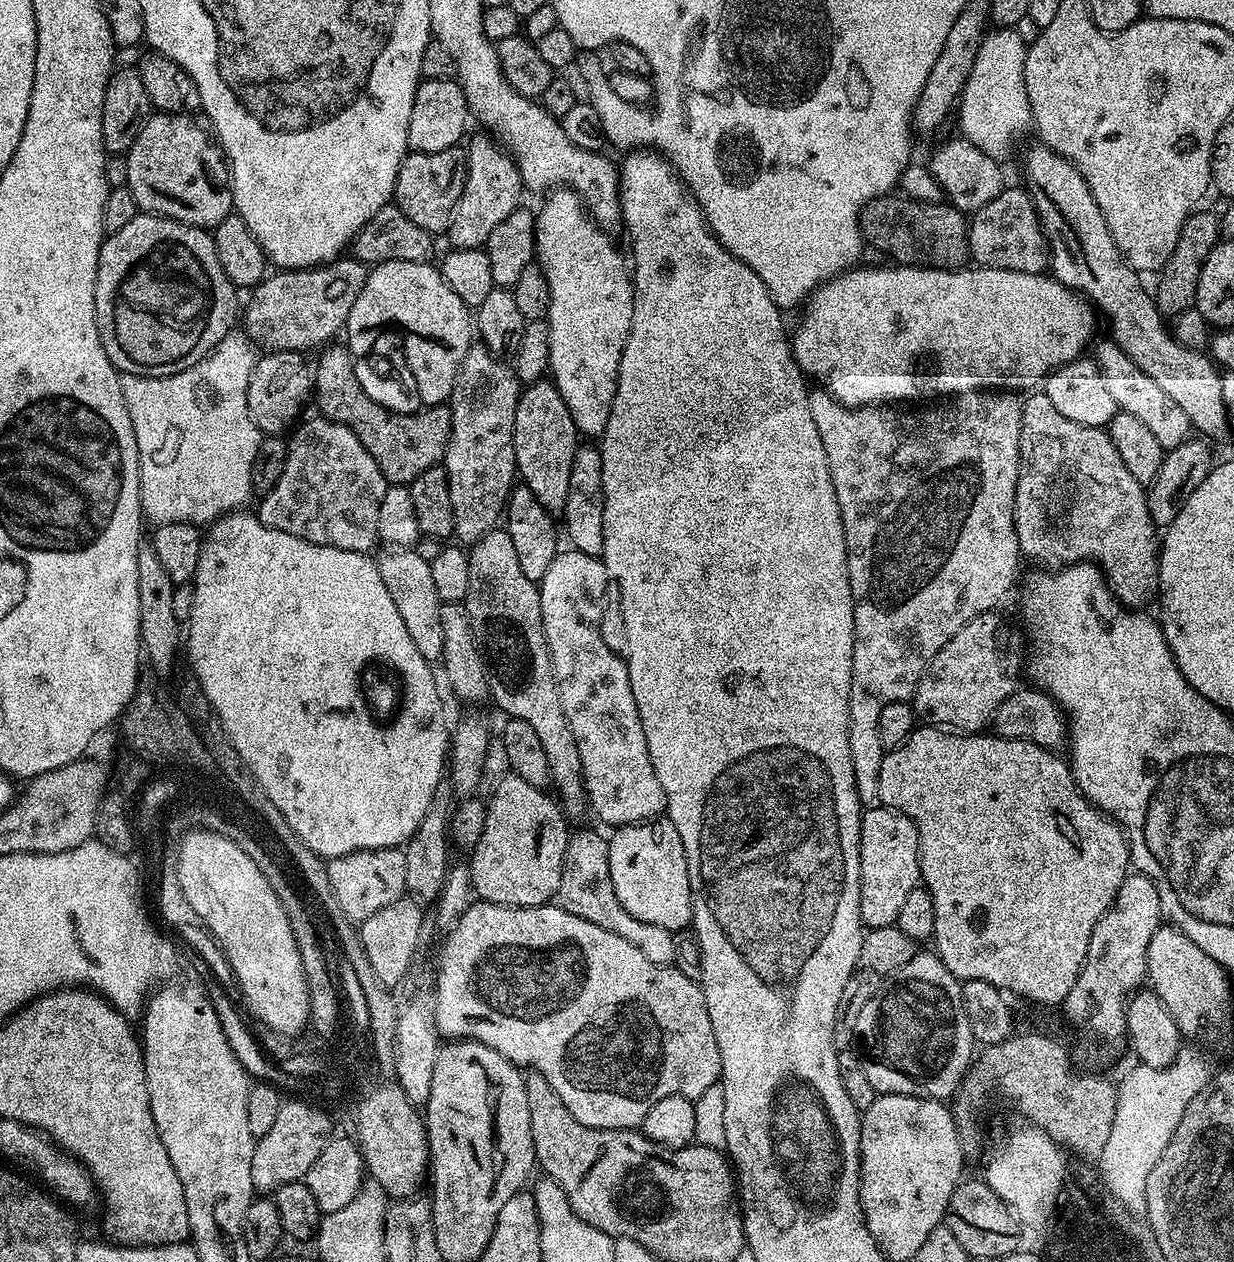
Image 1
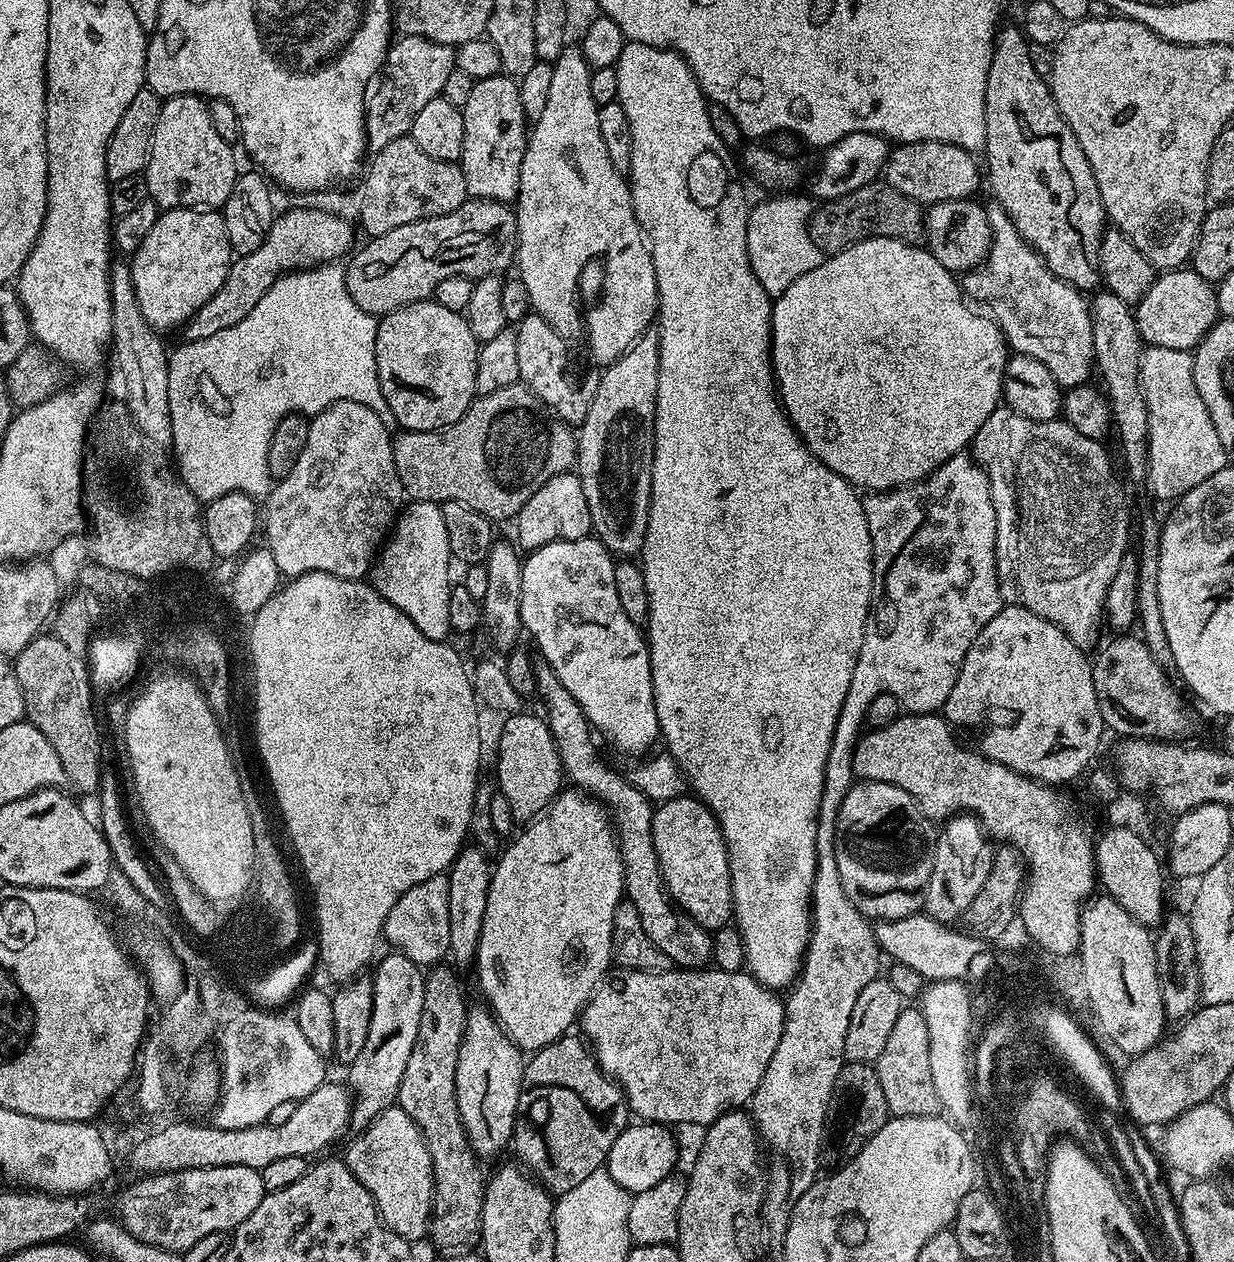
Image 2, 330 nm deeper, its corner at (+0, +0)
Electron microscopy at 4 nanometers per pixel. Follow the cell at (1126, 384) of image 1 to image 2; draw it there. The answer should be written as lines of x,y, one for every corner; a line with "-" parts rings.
992,206
987,211
988,221
992,227
992,245
988,251
988,257
979,268
963,273
963,295
969,301
981,296
985,306
989,308
987,311
991,319
1000,327
1000,332
1008,341
1009,349
1022,356
1038,358
1038,362
1042,362
1042,366
1046,366
1046,370
1054,374
1061,389
1067,390
1079,384
1089,383
1091,376
1088,375
1093,375
1094,372
1095,350
1094,335
1091,333
1089,301
1085,293
1073,284
1058,278
1044,265
1044,259
1024,241
1022,234
1016,232
1014,222
1010,222
1003,208

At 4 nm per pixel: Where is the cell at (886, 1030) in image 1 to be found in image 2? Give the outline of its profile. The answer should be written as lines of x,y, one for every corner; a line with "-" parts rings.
908,1006
898,1014
898,1022
894,1022
894,1030
890,1030
890,1038
886,1038
886,1047
874,1061
874,1067
878,1082
882,1082
882,1094
886,1094
886,1106
892,1116
941,1115
938,1090
934,1090
934,1078
930,1078
930,1030
926,1028
926,1018
920,1013
919,1007

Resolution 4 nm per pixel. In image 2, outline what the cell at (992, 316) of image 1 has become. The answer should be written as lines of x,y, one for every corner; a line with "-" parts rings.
886,238
860,240
849,248
831,253
819,266
810,270
810,274
802,274
798,282
794,282
782,295
775,297
772,306
772,374
782,411
804,441
804,447
812,451
823,464
830,466
830,470
834,470
834,474
841,476
847,484
857,490
868,488
864,490
869,493
903,488
905,484
924,480
935,468
939,468
950,458
961,455
971,445
973,433
948,432
948,427
952,420
964,420
971,412
983,413
989,405
1001,403
1004,371
1010,355
1008,341
1004,339
1000,327
987,315
979,316
967,306
969,307
962,299
962,288
957,277
948,272
946,266
942,266
942,262
938,262
938,258
934,258
927,247
903,244
900,240

